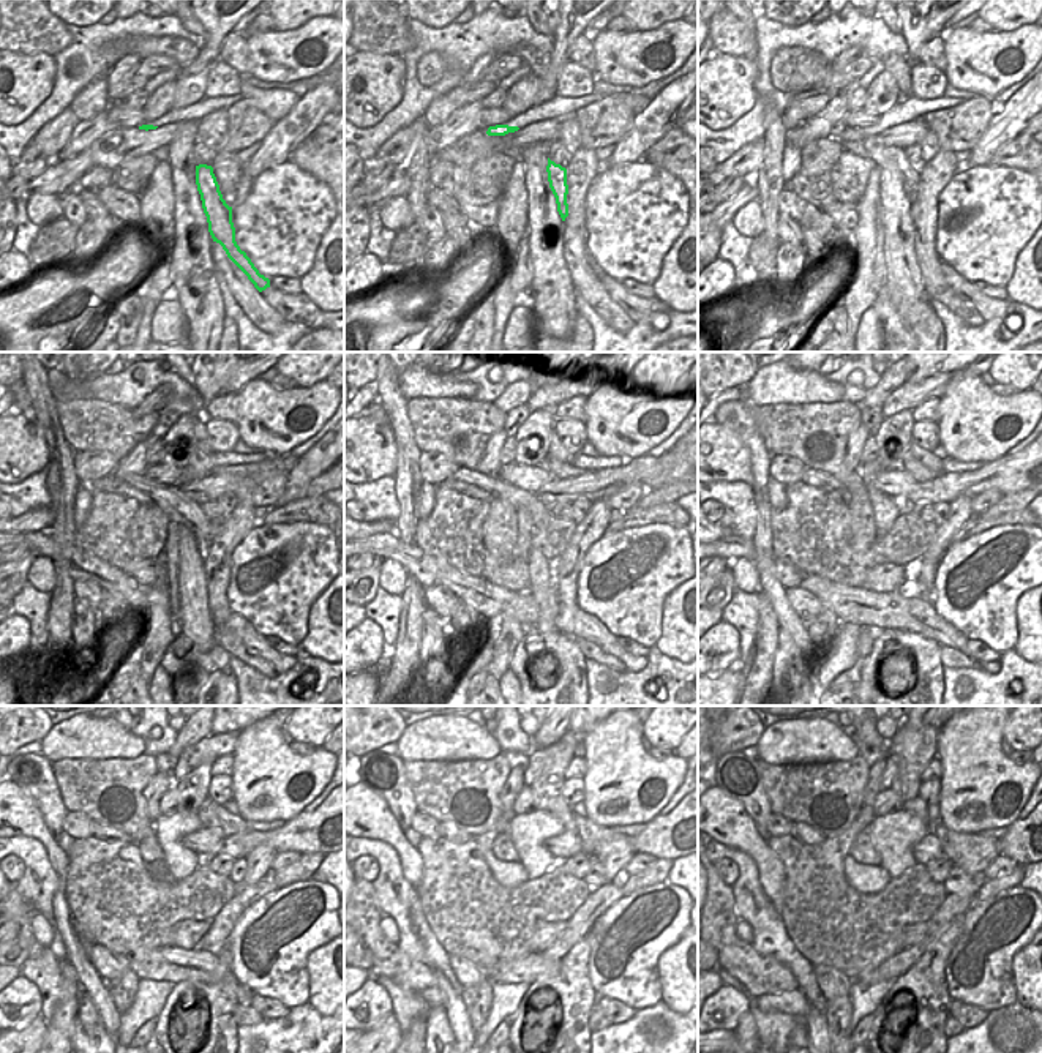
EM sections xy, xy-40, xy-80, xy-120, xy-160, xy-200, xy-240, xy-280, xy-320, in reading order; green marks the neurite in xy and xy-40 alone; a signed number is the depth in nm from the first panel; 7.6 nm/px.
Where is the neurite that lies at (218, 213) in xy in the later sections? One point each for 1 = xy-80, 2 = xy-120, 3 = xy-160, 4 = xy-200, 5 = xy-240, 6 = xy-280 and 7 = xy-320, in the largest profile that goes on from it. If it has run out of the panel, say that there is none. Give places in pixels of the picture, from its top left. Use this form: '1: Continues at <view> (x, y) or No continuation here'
1: Continues at xy-80 (886, 157)
2: Continues at xy-120 (179, 509)
3: Continues at xy-160 (540, 513)
4: Continues at xy-200 (815, 479)
5: Continues at xy-240 (100, 831)
6: Continues at xy-280 (457, 834)
7: Continues at xy-320 (807, 834)

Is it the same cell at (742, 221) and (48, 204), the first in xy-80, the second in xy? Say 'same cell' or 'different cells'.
same cell

